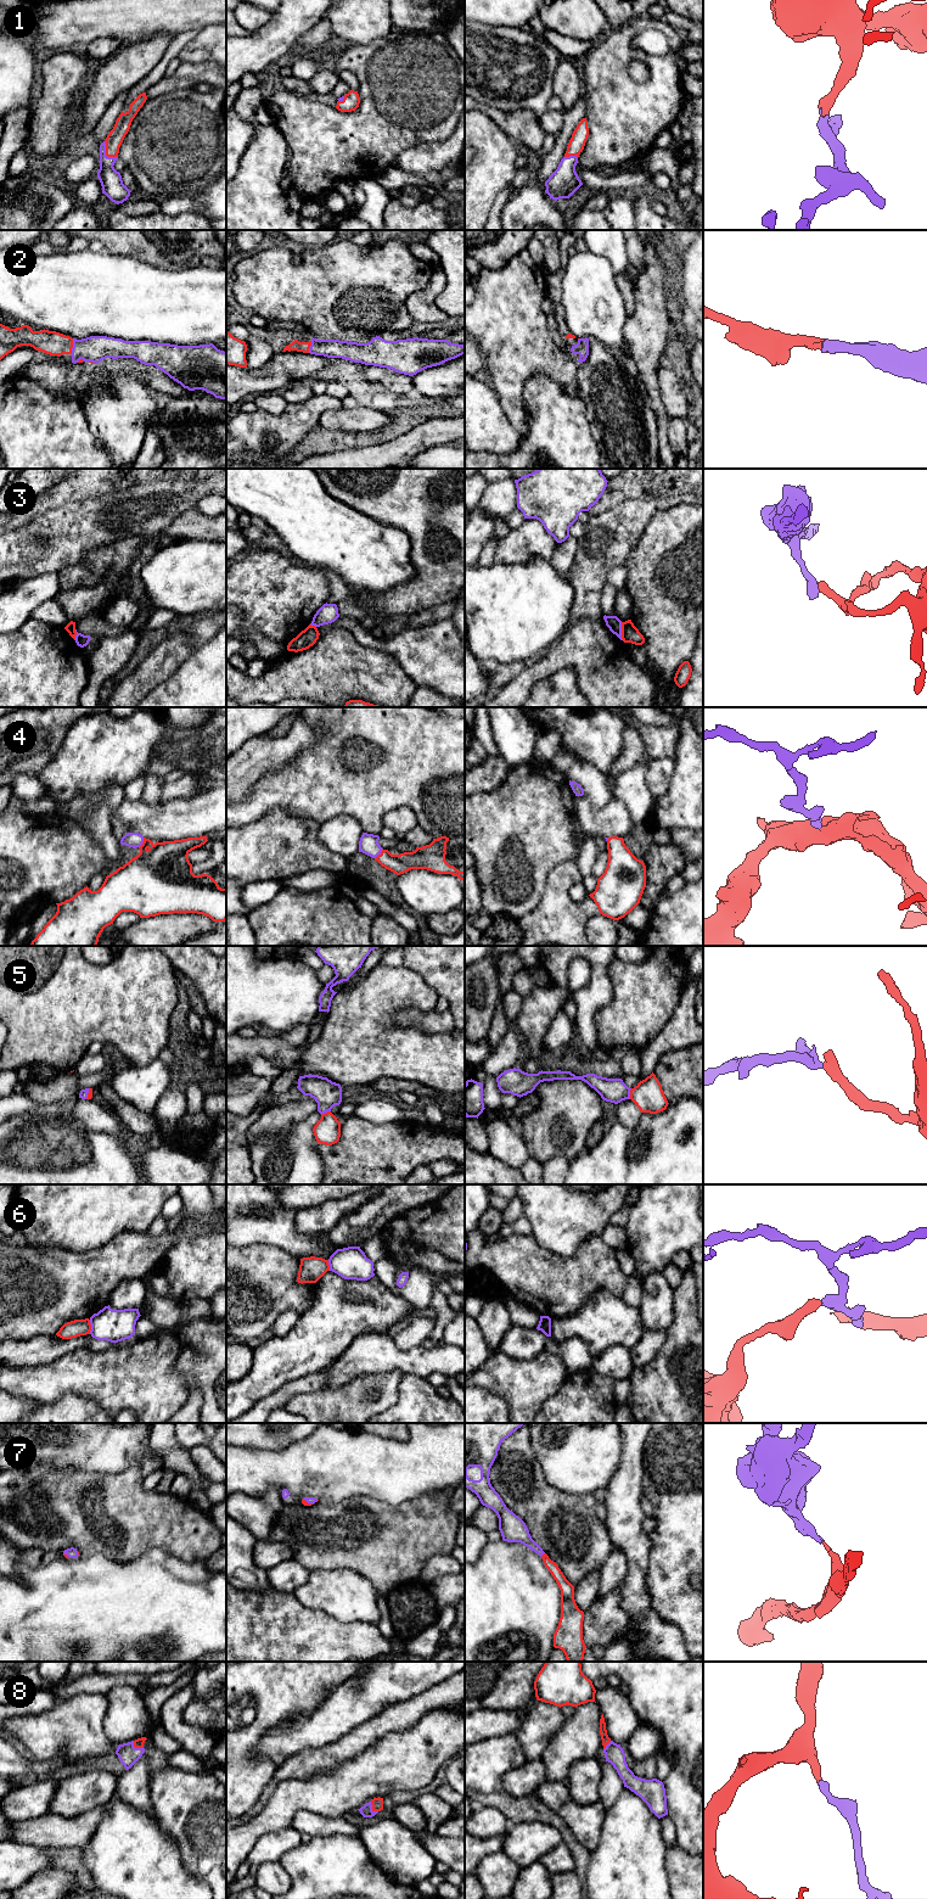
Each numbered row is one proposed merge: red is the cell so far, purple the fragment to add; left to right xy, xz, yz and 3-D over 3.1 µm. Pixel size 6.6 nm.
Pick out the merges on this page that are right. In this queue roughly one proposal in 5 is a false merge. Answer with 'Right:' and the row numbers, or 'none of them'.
Right: 1, 2, 4, 5, 7, 8

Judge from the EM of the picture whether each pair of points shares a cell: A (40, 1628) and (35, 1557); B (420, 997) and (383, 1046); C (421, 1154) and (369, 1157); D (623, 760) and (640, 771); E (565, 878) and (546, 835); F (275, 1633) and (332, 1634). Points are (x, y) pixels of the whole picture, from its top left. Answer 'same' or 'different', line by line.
A: different
B: same
C: same
D: different
E: different
F: same

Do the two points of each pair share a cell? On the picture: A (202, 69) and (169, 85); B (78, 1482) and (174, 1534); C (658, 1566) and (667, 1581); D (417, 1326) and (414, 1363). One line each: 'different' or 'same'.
A: same
B: same
C: same
D: different

